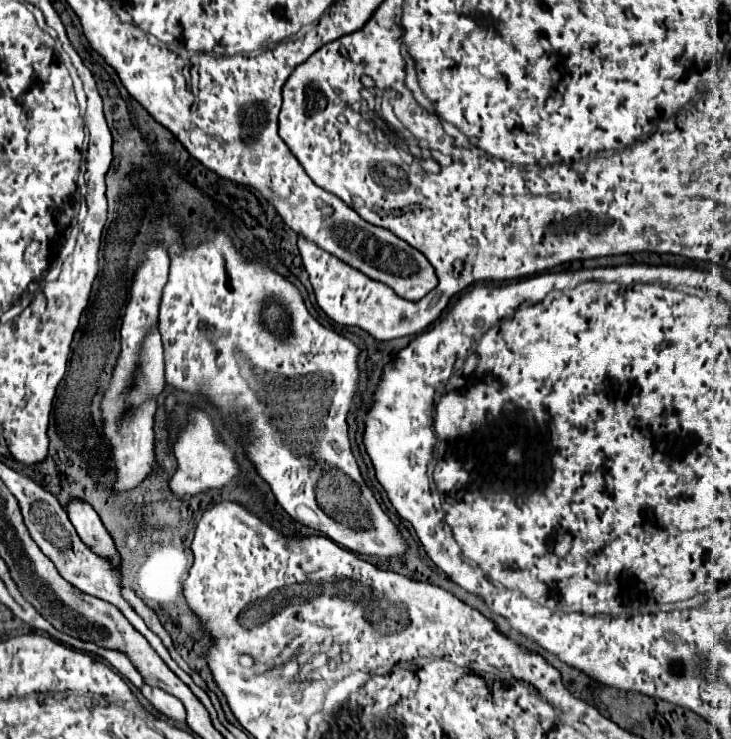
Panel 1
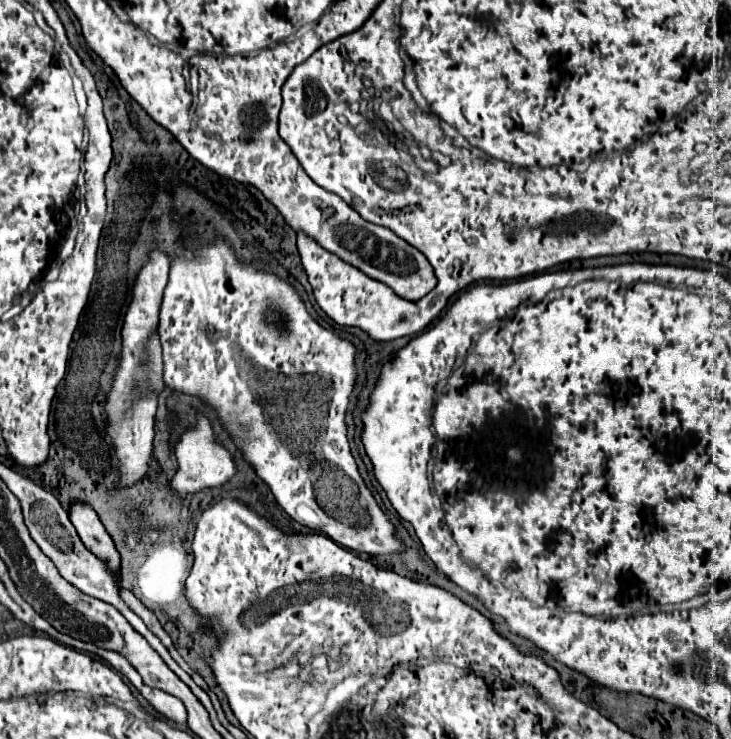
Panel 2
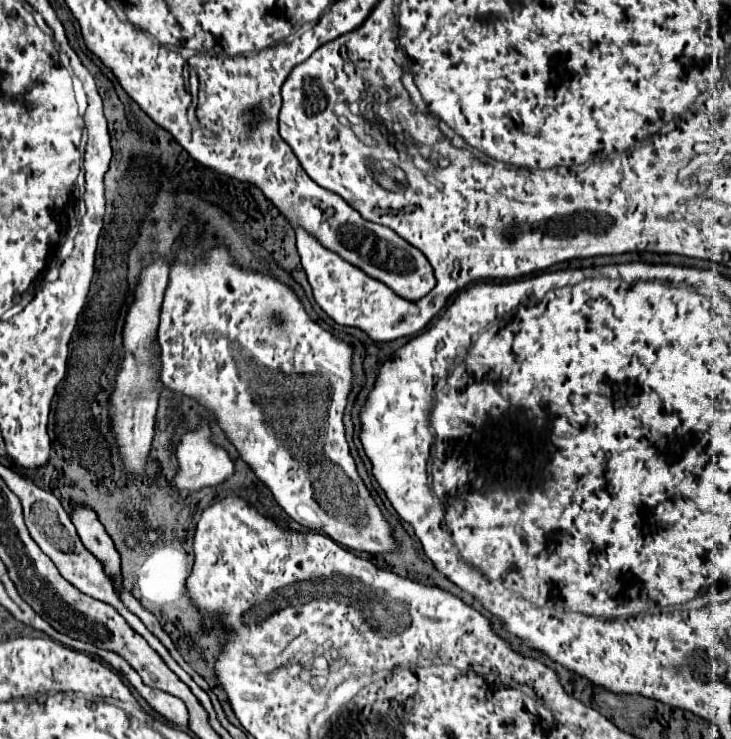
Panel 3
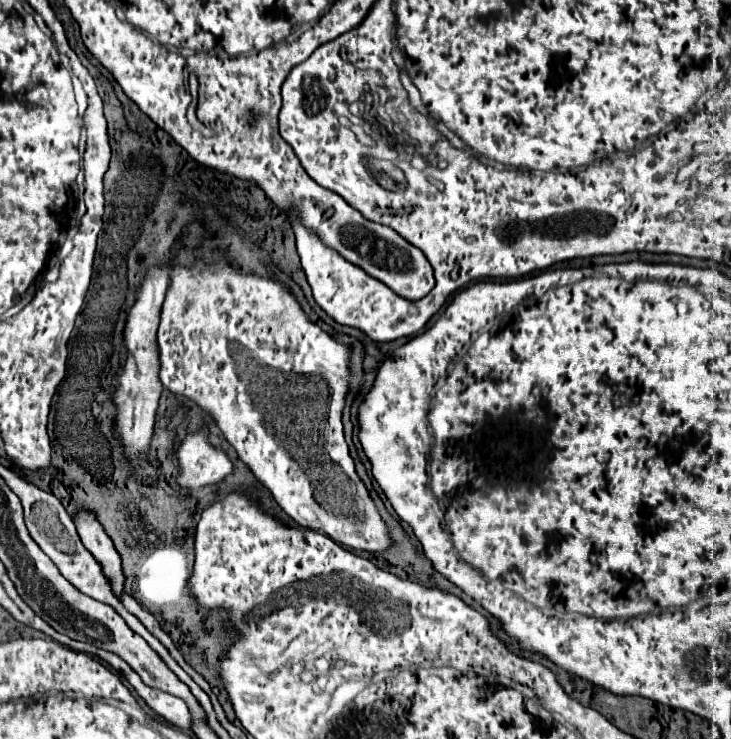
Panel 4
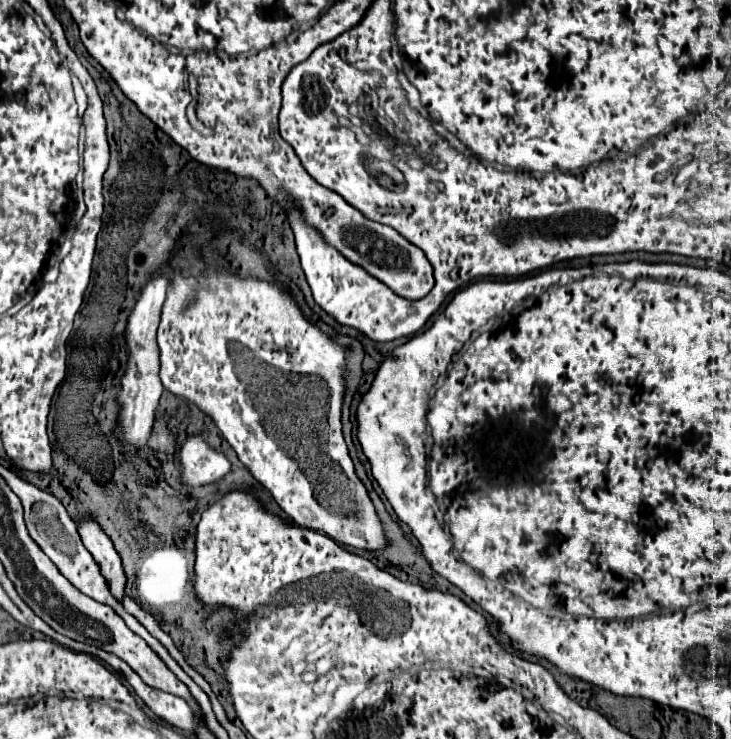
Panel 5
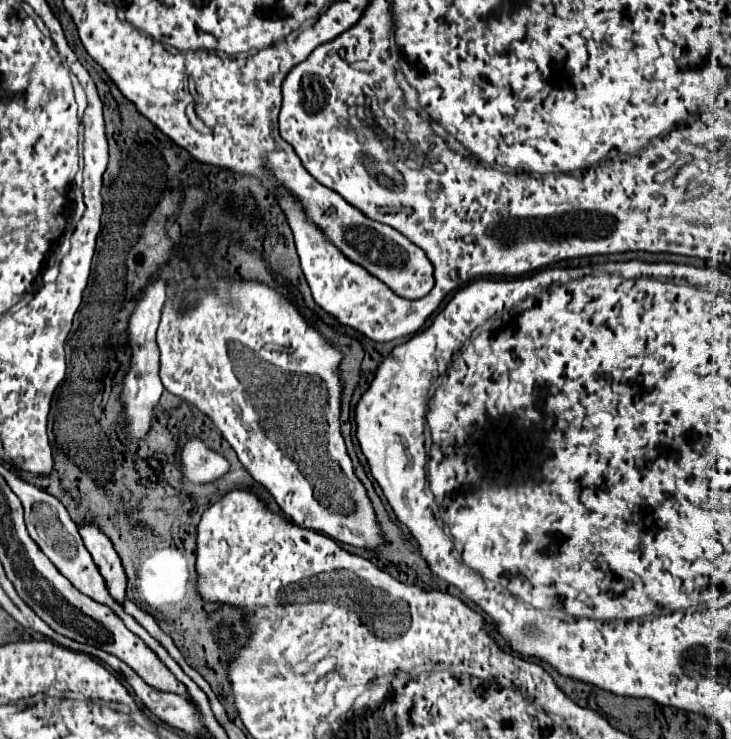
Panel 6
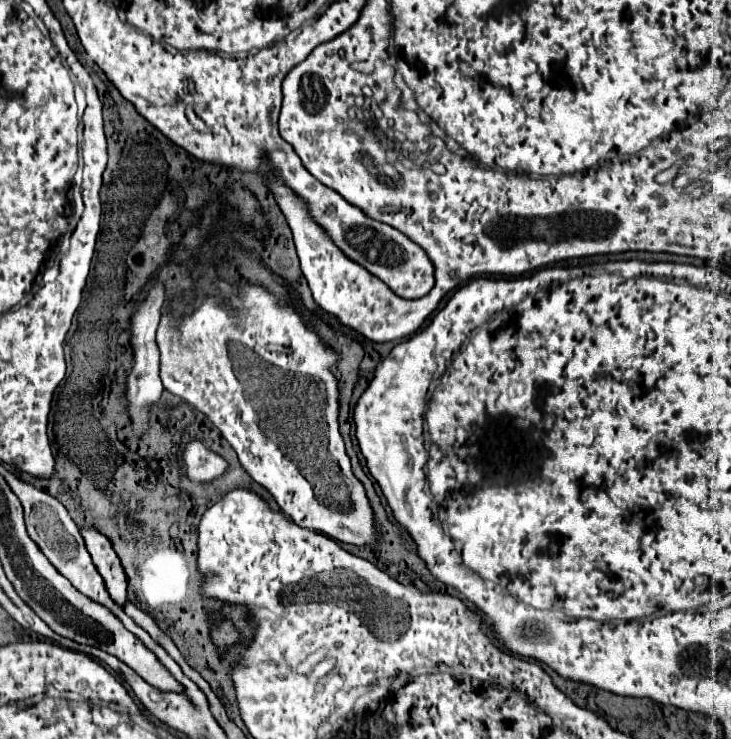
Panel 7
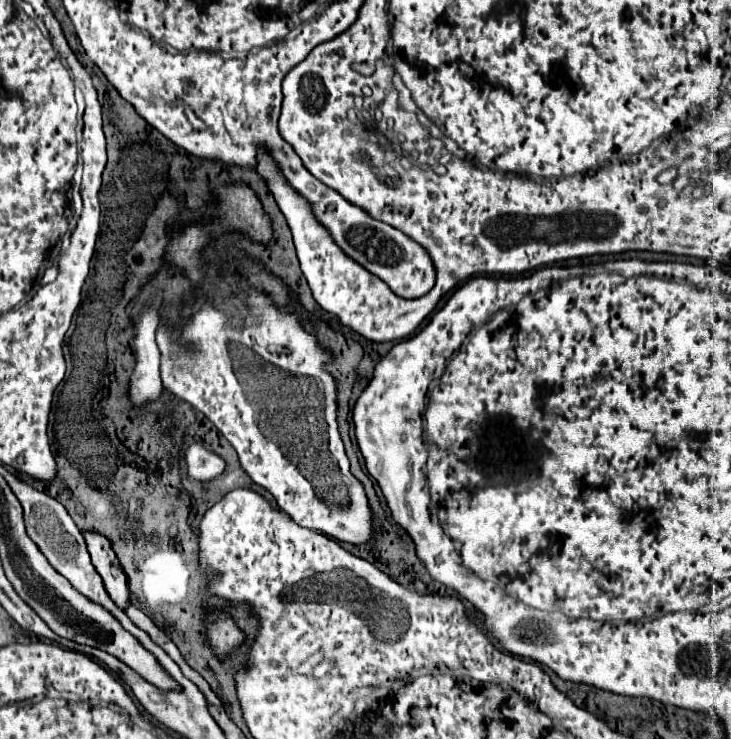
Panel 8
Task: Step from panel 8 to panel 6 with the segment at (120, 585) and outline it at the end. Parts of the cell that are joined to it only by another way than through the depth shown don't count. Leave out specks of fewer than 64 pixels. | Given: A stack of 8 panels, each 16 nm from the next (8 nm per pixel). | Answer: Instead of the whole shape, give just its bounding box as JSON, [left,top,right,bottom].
[78,522,126,604]

